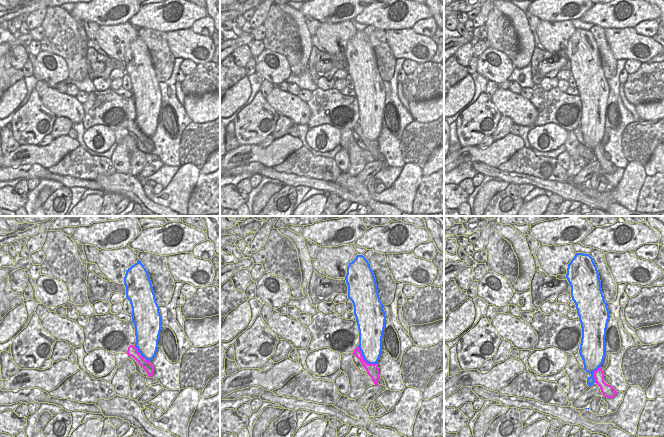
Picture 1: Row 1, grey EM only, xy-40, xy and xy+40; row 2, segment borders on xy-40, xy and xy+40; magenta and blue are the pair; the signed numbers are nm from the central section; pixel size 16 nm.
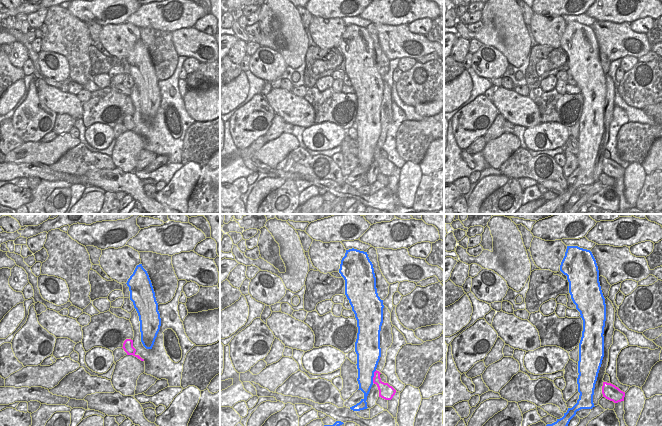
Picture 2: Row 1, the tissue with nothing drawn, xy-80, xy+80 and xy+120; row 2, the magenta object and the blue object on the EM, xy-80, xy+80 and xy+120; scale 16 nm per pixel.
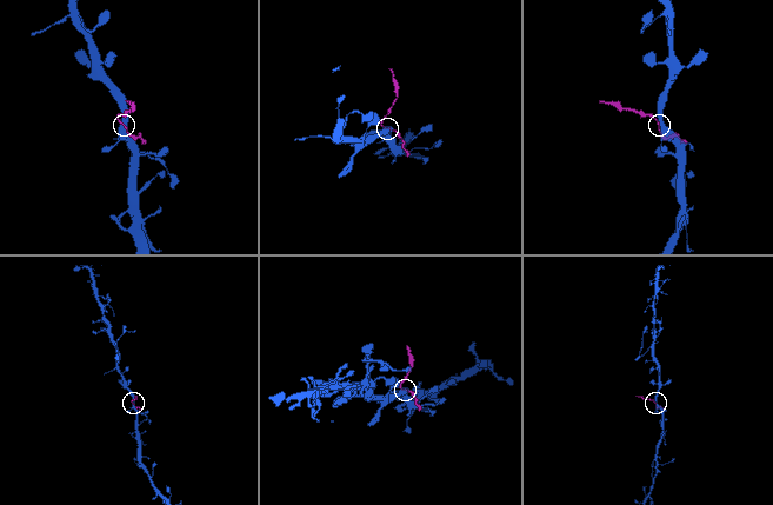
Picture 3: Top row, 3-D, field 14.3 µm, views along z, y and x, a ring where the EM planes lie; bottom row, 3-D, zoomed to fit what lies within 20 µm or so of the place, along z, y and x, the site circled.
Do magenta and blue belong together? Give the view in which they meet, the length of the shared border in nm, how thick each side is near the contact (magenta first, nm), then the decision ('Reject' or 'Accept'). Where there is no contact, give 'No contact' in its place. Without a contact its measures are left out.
Touches magenta in xy. Shared border 440 nm. Thickness 190 nm (magenta) against 360 nm. Reject.

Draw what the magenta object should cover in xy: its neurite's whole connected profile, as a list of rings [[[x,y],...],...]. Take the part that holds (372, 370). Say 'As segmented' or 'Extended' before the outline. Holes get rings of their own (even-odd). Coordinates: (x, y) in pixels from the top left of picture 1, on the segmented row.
As segmented. [[[358,346],[354,349],[352,354],[355,355],[360,360],[361,364],[366,369],[367,374],[371,377],[374,384],[379,385],[378,384],[378,379],[379,379],[380,376],[379,376],[378,365],[377,364],[369,364],[369,363],[367,363],[364,360],[363,356],[362,356],[362,353],[361,353]]]

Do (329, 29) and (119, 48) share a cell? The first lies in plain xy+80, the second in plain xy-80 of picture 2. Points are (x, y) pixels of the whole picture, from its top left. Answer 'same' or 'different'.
same

